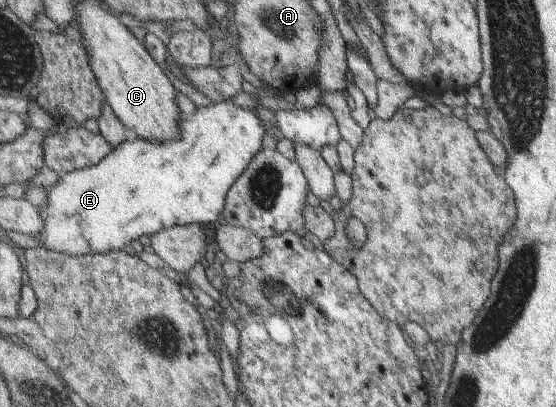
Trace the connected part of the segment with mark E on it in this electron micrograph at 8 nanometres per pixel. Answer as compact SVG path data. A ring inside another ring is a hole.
M224 101L198 108L192 116L183 118L180 128L181 138L172 143L156 143L136 138L133 141L121 144L118 149L112 151L108 157L104 157L96 166L60 173L57 183L47 187L45 190L47 203L38 208L40 216L43 218L43 229L38 235L34 236L35 240L38 240L42 247L51 251L81 257L84 255L105 255L112 251L128 249L129 242L134 242L134 240L140 241L142 236L153 236L156 233L160 233L162 229L169 229L176 225L193 225L194 223L208 226L216 225L216 220L220 218L220 214L223 214L226 208L230 188L248 170L254 157L263 149L264 136L266 136L268 127L265 126L265 120L261 118L257 111L242 110L242 108L234 106L230 101Z

